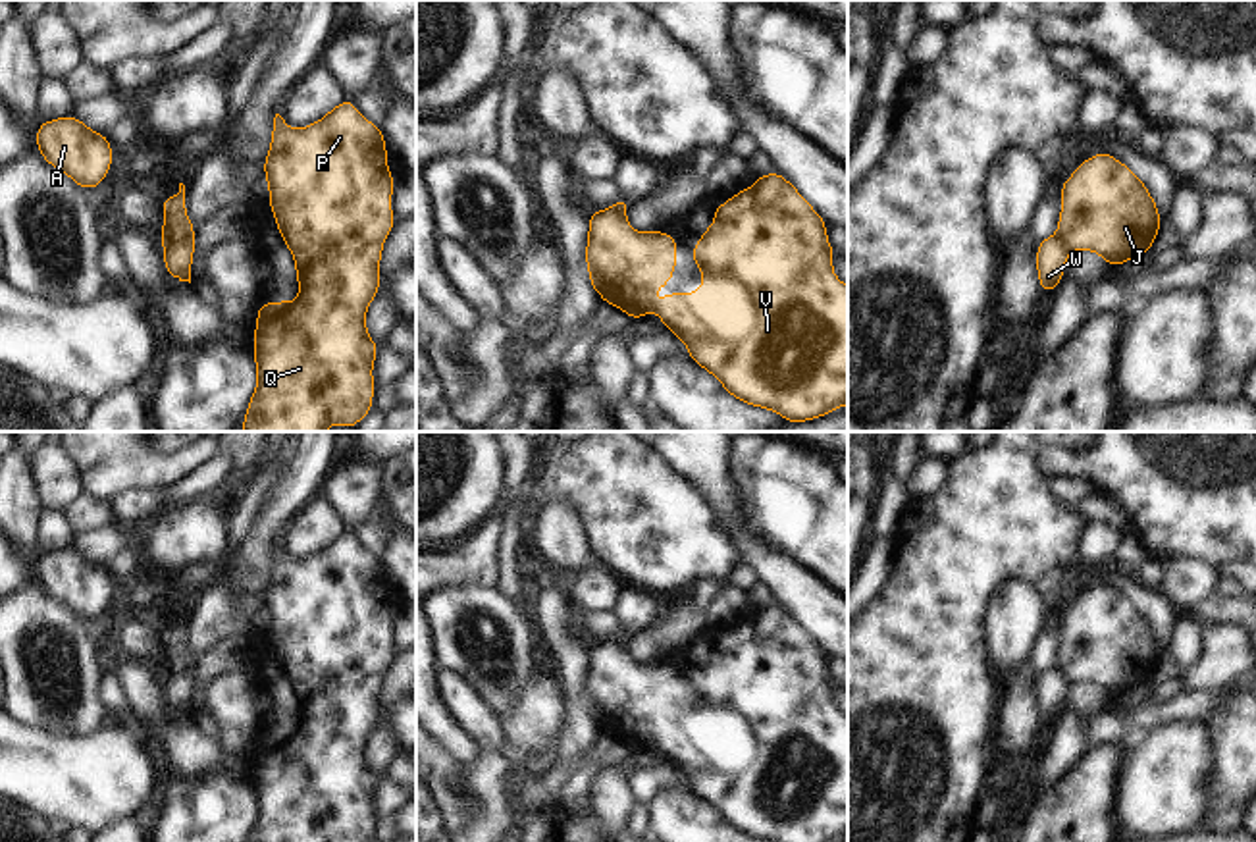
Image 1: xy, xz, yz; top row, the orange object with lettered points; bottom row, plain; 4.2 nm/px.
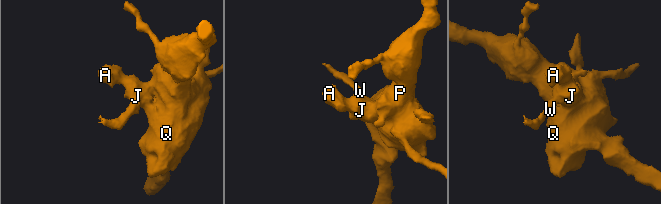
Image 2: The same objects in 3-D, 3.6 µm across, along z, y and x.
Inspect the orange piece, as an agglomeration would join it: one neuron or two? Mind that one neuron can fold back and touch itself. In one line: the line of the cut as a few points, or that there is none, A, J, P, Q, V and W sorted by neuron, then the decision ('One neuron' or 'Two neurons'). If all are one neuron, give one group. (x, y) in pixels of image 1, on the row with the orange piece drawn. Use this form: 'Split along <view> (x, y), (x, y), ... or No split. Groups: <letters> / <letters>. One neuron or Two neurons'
Split along xy (191, 236), (164, 247). Groups: A J P Q V / W. Two neurons.

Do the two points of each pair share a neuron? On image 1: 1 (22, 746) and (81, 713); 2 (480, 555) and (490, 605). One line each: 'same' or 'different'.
1: different
2: different

